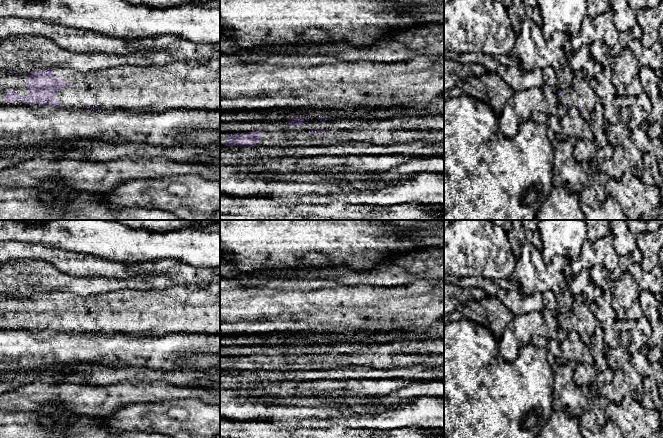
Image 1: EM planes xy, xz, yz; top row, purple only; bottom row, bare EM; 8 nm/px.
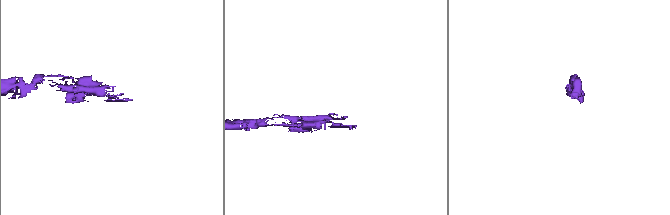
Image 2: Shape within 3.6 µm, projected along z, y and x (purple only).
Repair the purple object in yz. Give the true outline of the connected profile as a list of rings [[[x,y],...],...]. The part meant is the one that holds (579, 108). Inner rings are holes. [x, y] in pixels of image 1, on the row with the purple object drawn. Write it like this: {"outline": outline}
{"outline": [[[582,70],[574,71],[570,87],[559,89],[558,98],[565,110],[576,107],[587,121],[592,116],[595,104],[600,100],[590,86],[590,79]]]}

